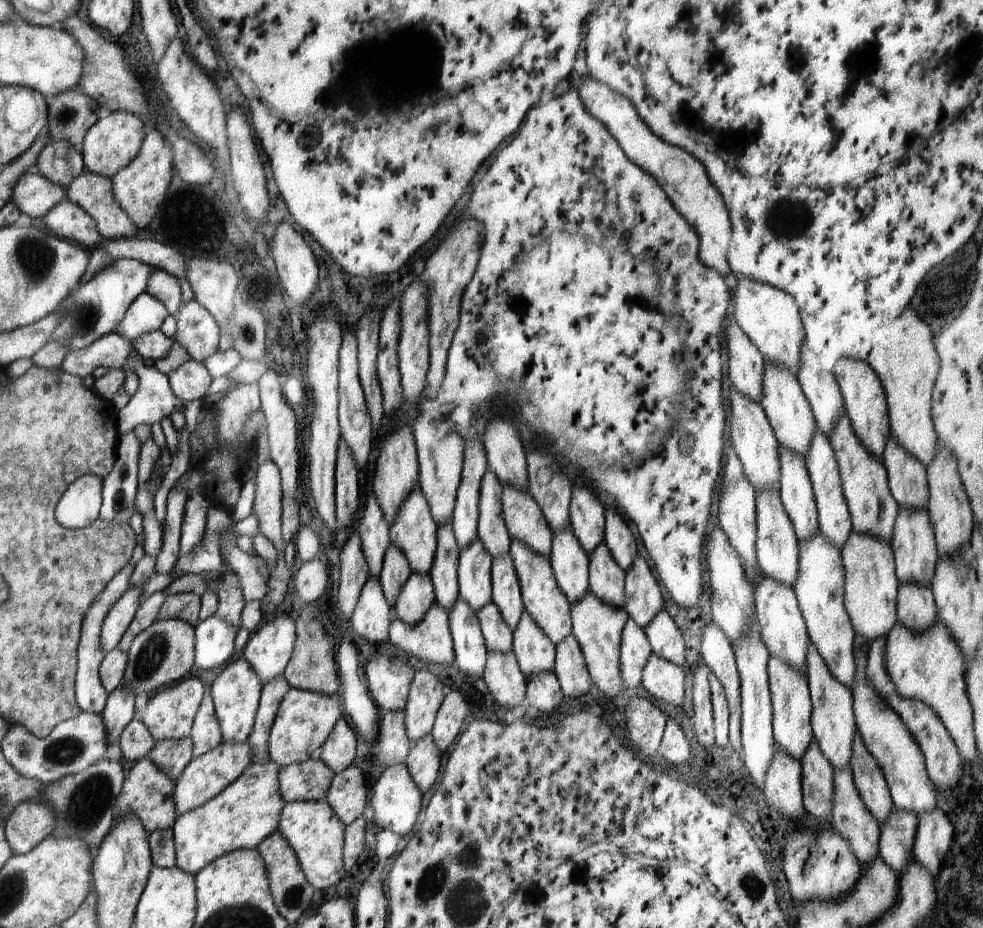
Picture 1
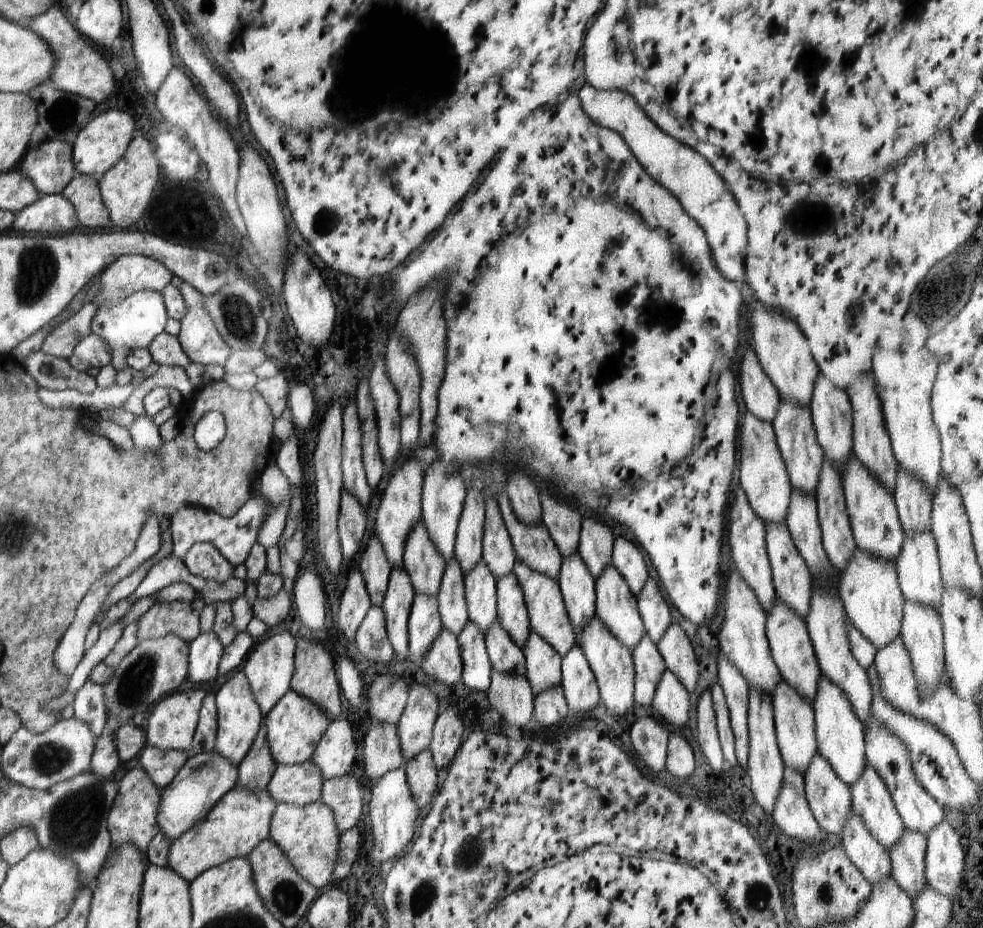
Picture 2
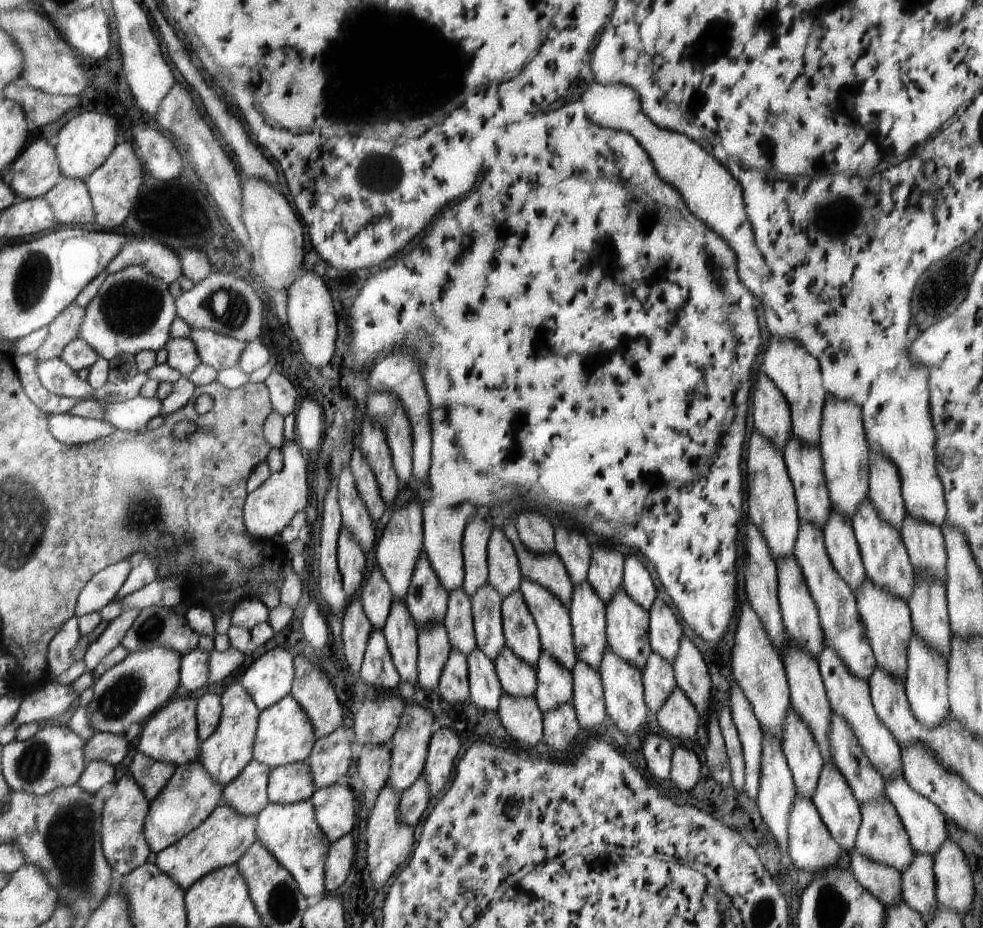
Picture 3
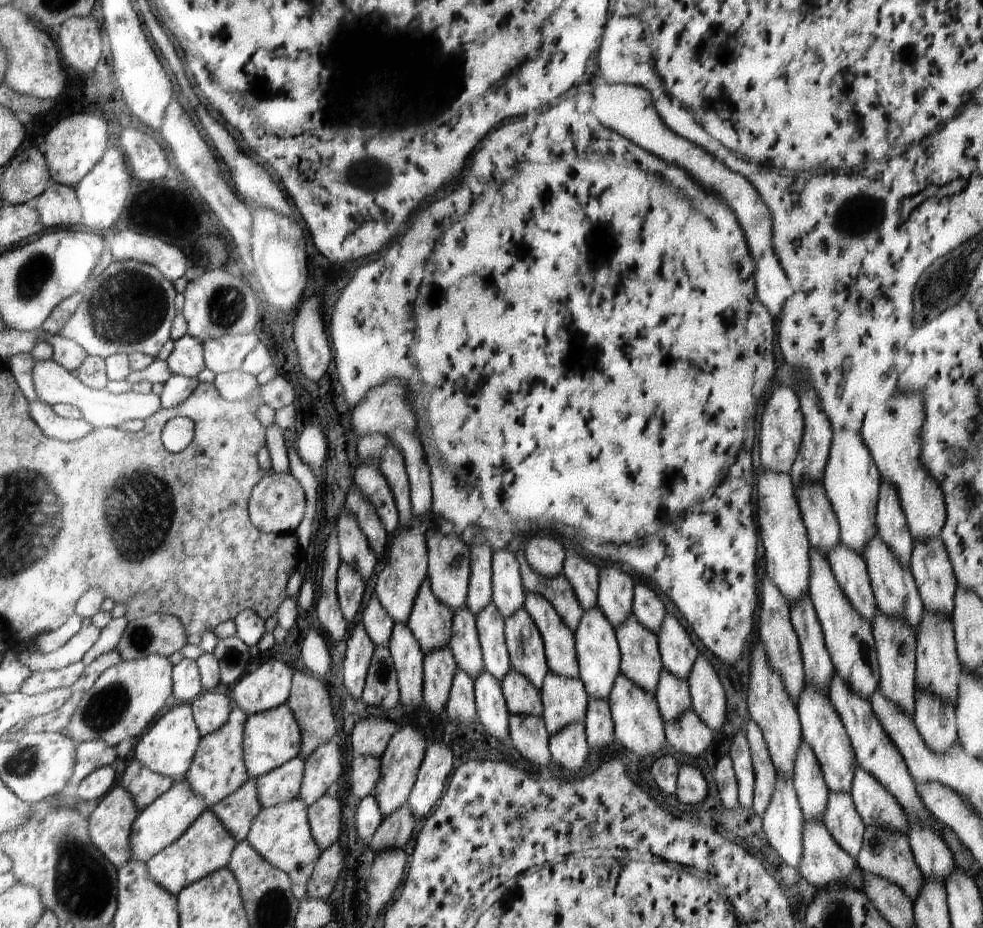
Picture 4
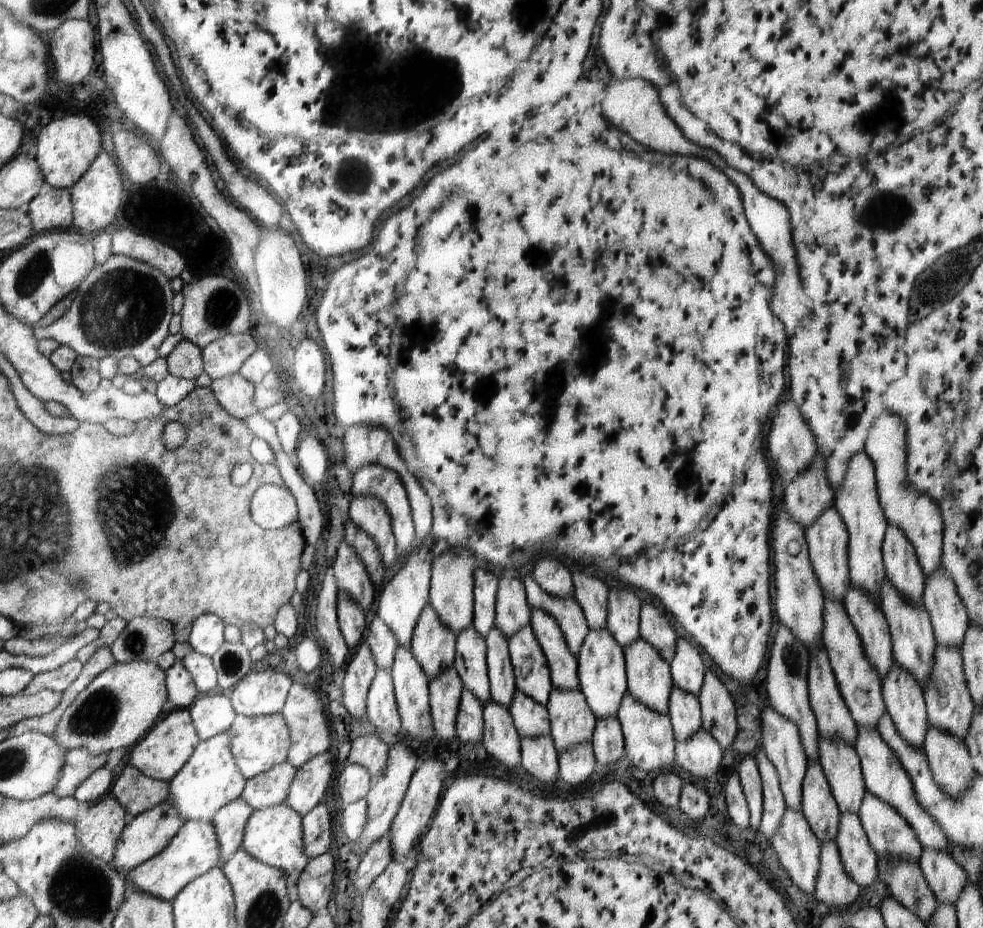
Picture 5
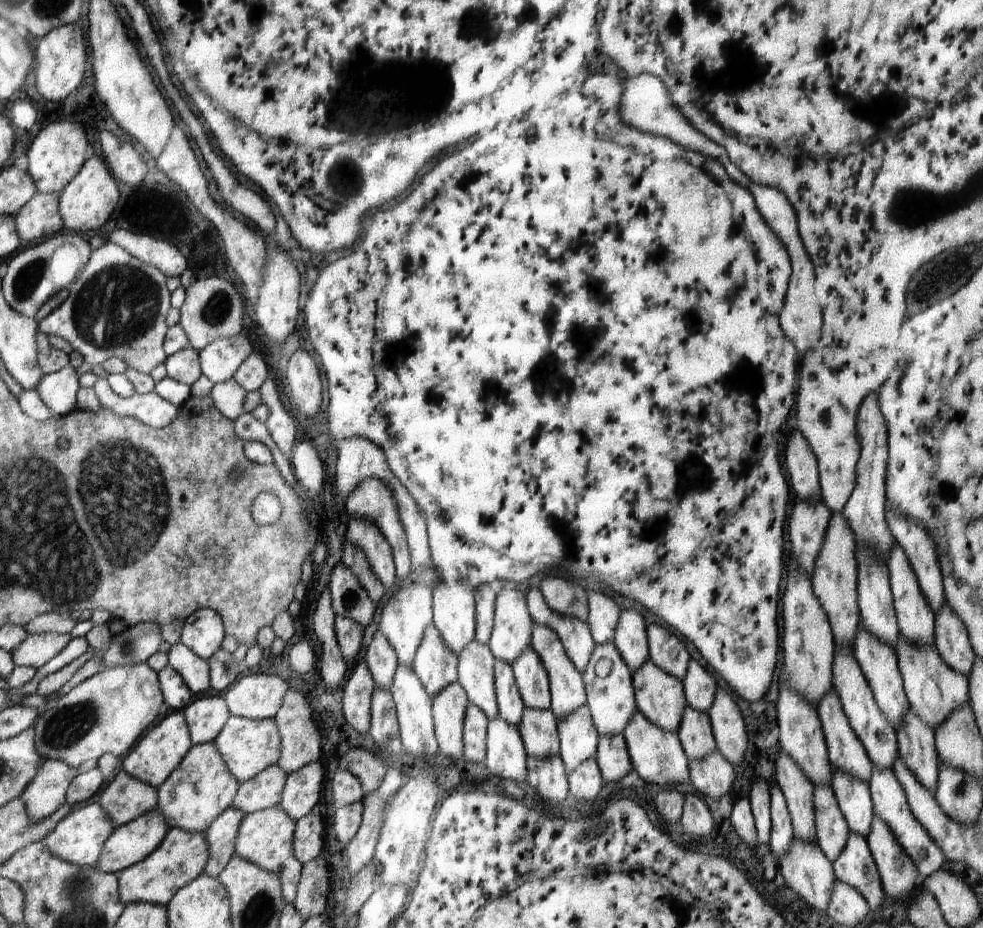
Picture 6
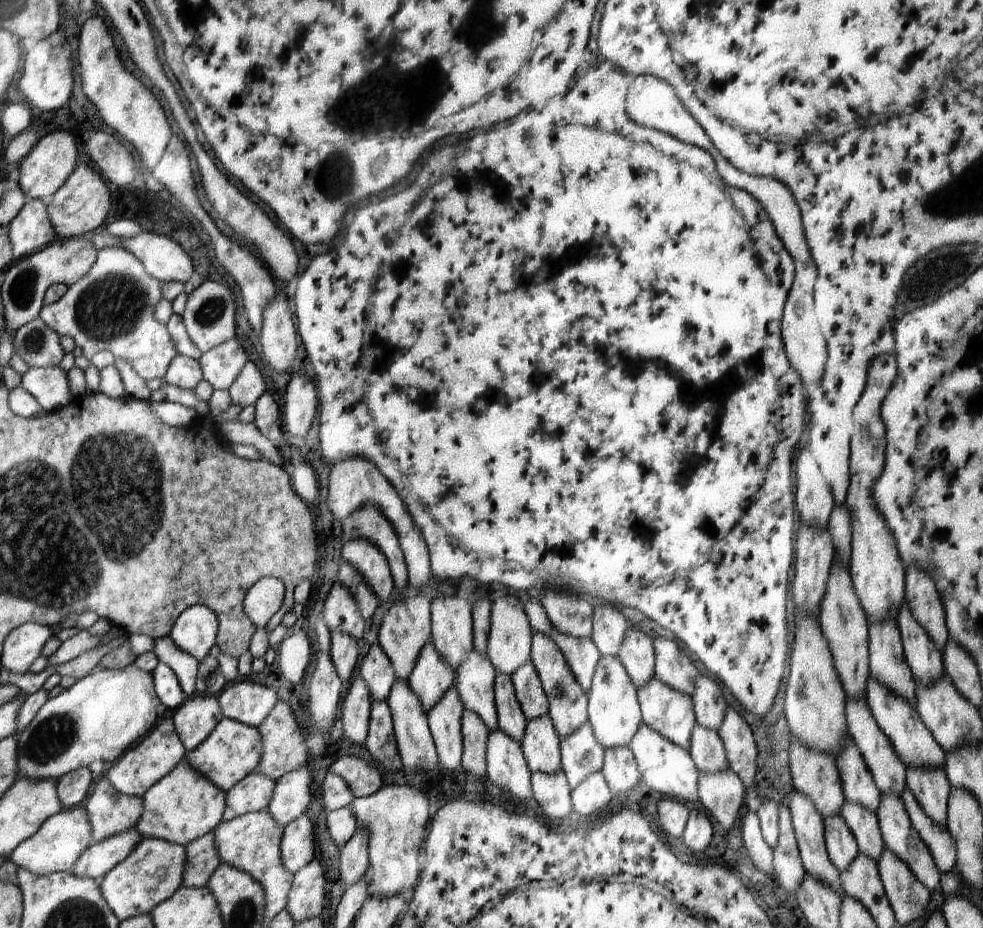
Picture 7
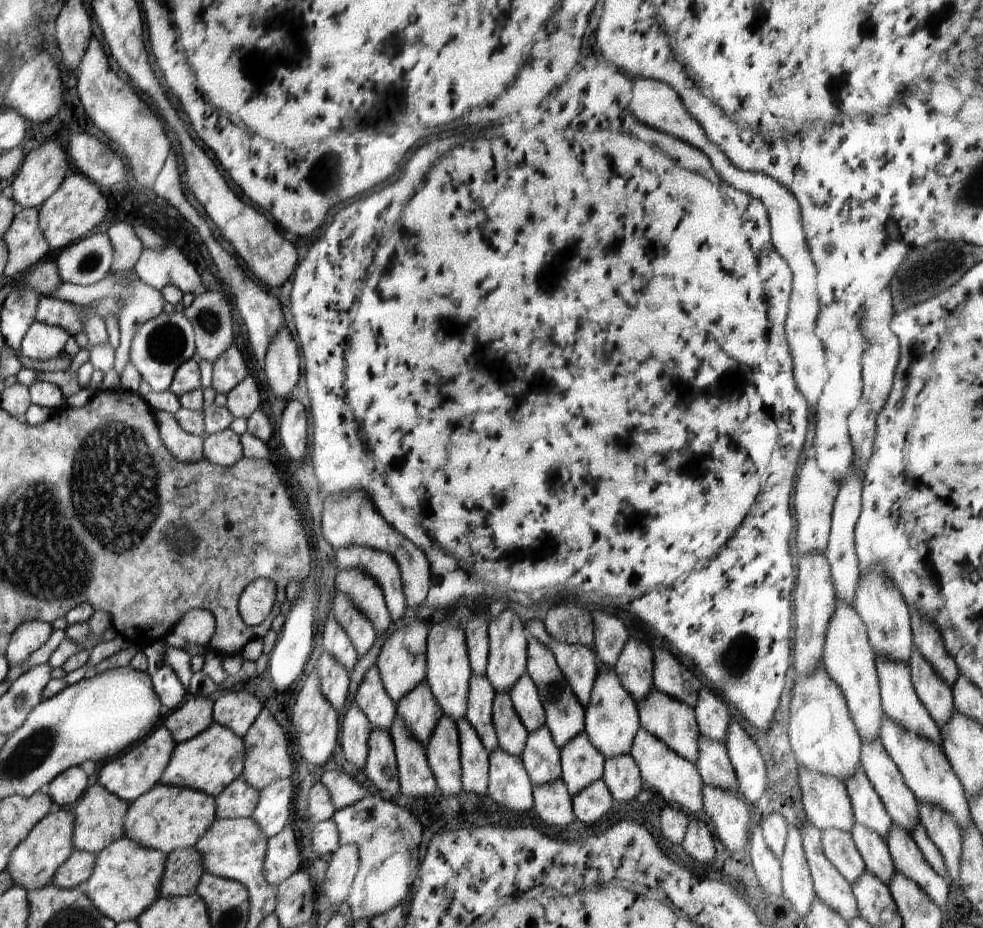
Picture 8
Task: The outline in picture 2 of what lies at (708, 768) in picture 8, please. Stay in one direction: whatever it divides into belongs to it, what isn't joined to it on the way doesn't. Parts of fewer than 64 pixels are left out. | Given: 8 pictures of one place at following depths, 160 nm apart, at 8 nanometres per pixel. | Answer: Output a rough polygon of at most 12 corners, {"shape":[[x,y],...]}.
{"shape":[[644,632],[631,655],[634,700],[651,705],[666,669]]}

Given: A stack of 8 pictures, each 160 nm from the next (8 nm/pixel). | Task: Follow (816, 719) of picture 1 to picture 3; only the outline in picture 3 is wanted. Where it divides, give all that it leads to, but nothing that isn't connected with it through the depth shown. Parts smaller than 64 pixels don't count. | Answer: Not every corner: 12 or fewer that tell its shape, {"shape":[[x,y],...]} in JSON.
{"shape":[[832,712],[833,764],[862,803],[885,796],[846,720]]}

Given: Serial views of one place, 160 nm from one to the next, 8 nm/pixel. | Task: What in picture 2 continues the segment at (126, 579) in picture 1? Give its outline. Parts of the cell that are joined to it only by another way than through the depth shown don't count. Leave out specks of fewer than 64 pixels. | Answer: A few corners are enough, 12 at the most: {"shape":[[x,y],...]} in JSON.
{"shape":[[86,681],[67,715],[97,740],[109,723],[103,686]]}

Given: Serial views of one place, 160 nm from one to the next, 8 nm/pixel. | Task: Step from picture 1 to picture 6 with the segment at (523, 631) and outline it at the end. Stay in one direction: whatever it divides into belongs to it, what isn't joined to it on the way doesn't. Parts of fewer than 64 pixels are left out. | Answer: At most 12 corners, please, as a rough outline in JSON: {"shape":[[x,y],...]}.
{"shape":[[589,706],[557,719],[567,774],[595,758],[599,734]]}

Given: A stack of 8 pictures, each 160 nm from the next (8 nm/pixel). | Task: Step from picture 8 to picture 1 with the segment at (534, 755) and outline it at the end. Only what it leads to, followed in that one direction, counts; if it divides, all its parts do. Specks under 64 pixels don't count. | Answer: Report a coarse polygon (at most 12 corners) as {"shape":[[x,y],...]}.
{"shape":[[494,602],[476,613],[487,650],[509,653],[513,630]]}

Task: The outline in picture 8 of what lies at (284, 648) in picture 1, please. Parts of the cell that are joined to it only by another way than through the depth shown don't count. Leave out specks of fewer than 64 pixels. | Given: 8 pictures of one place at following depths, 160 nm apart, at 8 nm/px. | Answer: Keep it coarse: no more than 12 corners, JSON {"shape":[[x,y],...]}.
{"shape":[[226,690],[214,720],[244,738],[262,705],[251,693]]}

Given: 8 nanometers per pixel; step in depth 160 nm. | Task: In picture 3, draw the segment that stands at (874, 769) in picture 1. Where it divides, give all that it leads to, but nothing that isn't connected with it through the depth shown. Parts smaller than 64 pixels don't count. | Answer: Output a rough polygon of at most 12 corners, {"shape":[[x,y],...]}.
{"shape":[[887,797],[862,803],[854,850],[907,870],[915,852]]}

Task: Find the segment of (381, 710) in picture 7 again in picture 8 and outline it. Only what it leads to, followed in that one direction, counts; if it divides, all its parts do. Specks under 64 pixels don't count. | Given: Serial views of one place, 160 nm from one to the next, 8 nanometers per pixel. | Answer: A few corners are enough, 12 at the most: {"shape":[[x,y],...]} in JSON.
{"shape":[[372,728],[364,770],[378,792],[399,798],[395,748]]}

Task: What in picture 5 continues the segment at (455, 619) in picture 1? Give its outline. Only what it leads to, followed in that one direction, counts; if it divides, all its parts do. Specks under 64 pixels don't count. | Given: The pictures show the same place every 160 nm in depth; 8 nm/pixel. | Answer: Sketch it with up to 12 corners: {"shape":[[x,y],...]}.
{"shape":[[483,702],[480,742],[514,768],[521,738],[509,710]]}

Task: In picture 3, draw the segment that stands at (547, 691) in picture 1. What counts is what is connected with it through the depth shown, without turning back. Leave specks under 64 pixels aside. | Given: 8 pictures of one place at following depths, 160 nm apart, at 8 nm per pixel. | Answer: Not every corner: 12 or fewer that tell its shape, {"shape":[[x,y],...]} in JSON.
{"shape":[[572,703],[542,713],[543,741],[565,751],[580,728]]}

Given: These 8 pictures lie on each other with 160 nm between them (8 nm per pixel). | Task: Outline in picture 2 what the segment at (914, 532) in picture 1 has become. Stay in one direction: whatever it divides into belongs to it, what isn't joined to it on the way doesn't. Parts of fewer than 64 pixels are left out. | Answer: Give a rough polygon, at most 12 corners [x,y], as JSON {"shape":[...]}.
{"shape":[[931,531],[905,533],[895,560],[905,599],[938,611],[944,590]]}

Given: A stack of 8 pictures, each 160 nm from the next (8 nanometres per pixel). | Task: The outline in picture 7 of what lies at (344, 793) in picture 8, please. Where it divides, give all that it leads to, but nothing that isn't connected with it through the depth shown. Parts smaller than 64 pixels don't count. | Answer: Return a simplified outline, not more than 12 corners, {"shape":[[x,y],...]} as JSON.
{"shape":[[356,755],[333,762],[355,797],[380,790],[378,769]]}

